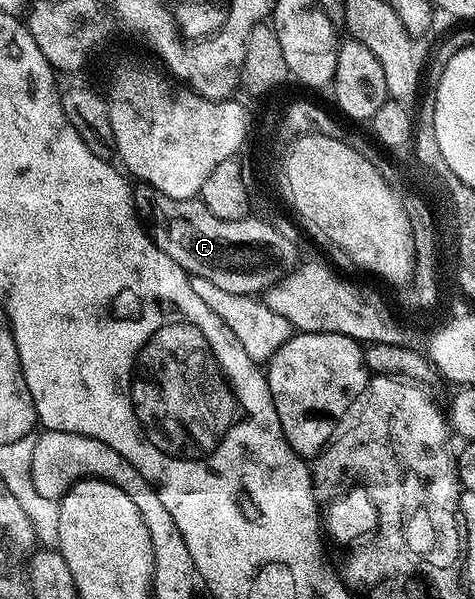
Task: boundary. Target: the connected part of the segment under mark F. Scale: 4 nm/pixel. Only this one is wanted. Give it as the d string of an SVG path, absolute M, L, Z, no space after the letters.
M138 182L133 187L133 206L151 228L153 244L160 251L167 253L167 257L171 257L171 261L175 261L184 271L189 272L190 276L207 277L207 281L219 285L219 289L224 291L228 287L237 287L237 261L243 261L243 255L247 255L247 241L277 241L277 231L272 222L265 220L264 223L261 219L253 219L254 217L227 221L223 217L215 217L215 213L211 213L211 209L207 209L207 205L202 203L200 198L172 199L147 183Z

